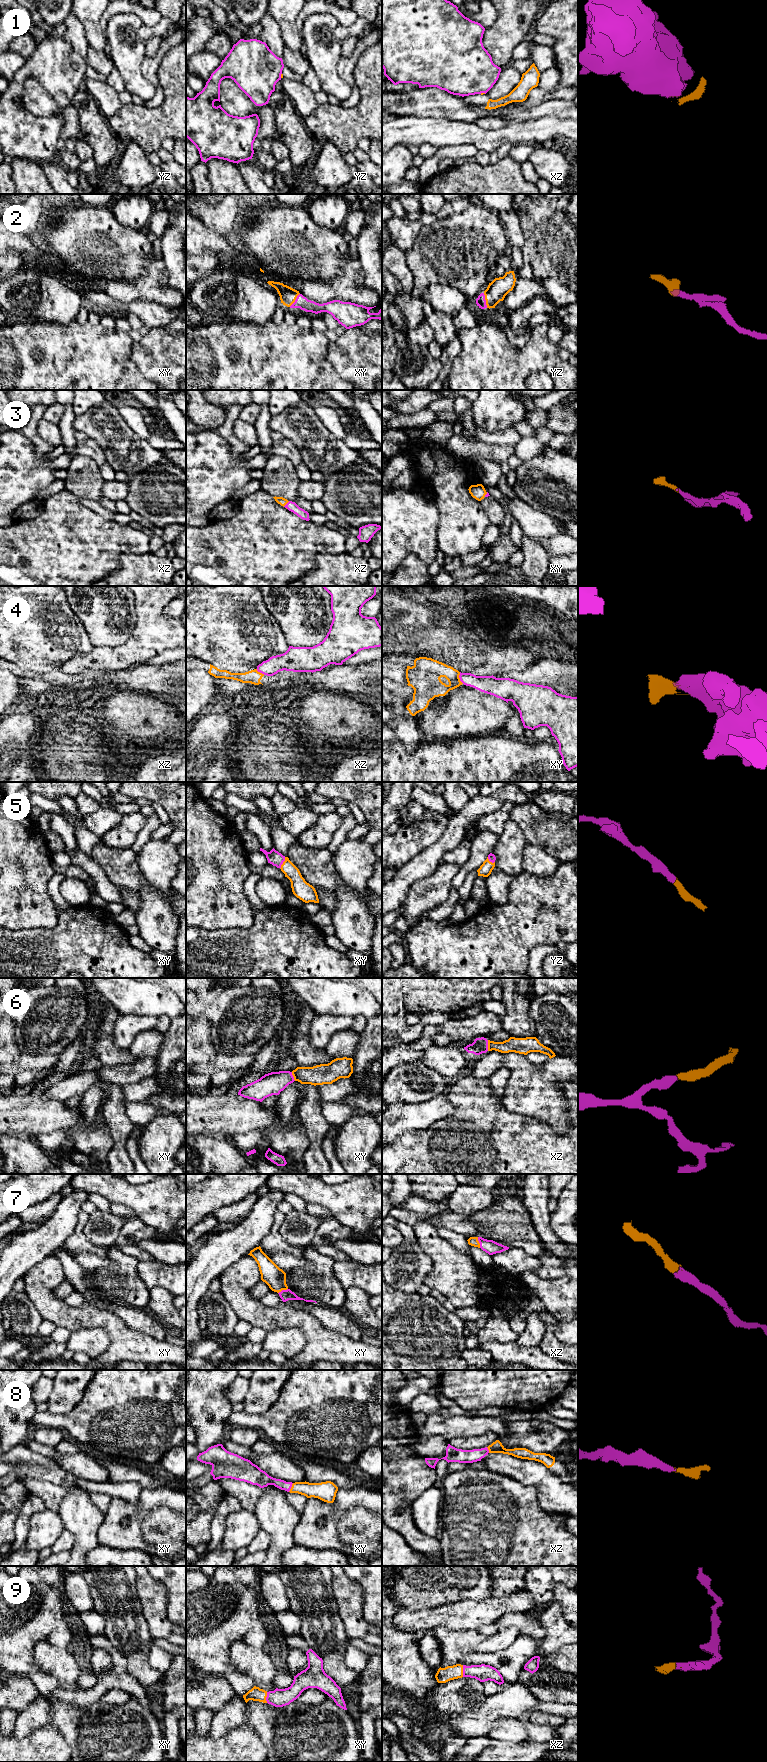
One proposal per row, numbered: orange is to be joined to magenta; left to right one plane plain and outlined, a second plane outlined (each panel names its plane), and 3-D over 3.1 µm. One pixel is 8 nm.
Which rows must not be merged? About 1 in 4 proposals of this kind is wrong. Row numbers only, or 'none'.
1, 4

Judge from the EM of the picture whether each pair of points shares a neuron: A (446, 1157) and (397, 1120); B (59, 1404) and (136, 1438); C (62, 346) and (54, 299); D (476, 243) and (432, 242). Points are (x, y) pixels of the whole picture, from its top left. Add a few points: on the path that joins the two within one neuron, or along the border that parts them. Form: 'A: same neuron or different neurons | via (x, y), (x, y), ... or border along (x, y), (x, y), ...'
A: different neurons | border along (435, 1122), (417, 1133), (403, 1134), (393, 1144)
B: different neurons | border along (85, 1389), (81, 1400), (68, 1412), (49, 1412)
C: different neurons | border along (75, 319), (67, 324), (35, 321)
D: same neuron | via (465, 243), (443, 243)

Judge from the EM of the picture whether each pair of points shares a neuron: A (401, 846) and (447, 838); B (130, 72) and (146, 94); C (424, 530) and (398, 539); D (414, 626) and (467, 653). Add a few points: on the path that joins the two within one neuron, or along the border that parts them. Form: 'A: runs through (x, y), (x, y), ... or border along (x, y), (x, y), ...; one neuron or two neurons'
A: border along (448, 819), (444, 833), (418, 854); two neurons
B: runs through (132, 77), (143, 89); one neuron
C: runs through (418, 530), (407, 530), (404, 533); one neuron
D: runs through (427, 633), (443, 639), (454, 648); one neuron

